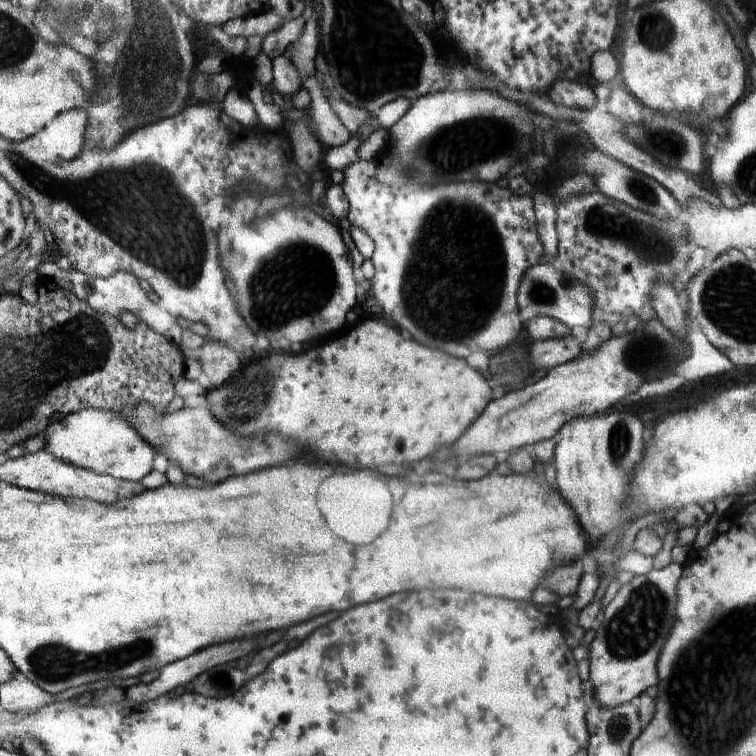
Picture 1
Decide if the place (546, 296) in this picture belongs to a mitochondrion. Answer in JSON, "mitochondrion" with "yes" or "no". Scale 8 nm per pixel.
{"mitochondrion":"yes"}

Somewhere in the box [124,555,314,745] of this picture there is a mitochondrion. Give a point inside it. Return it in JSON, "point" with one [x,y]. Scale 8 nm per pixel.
{"point":[222,676]}

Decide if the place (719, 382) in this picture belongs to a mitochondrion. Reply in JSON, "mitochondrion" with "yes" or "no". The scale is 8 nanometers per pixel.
{"mitochondrion":"no"}

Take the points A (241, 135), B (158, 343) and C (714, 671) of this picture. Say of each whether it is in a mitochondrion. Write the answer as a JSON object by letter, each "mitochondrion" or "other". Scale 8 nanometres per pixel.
{"A":"other","B":"other","C":"mitochondrion"}

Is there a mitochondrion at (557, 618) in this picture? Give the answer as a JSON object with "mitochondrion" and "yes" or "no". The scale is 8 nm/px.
{"mitochondrion":"no"}

